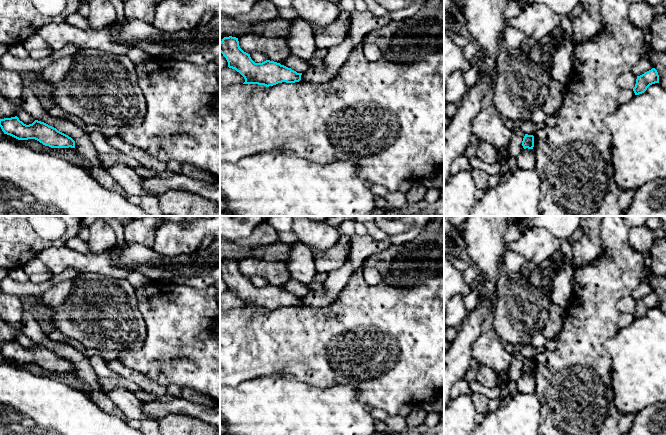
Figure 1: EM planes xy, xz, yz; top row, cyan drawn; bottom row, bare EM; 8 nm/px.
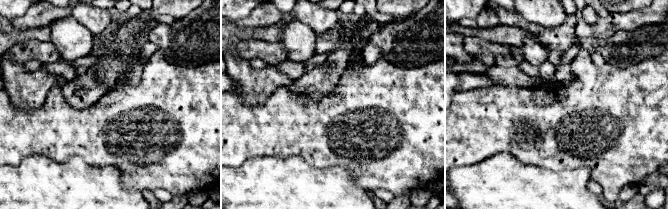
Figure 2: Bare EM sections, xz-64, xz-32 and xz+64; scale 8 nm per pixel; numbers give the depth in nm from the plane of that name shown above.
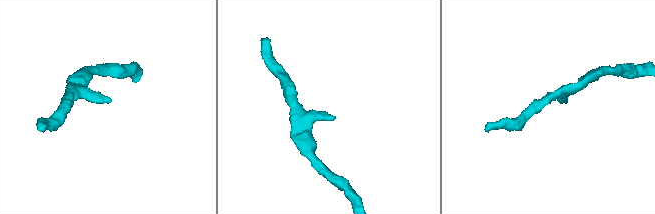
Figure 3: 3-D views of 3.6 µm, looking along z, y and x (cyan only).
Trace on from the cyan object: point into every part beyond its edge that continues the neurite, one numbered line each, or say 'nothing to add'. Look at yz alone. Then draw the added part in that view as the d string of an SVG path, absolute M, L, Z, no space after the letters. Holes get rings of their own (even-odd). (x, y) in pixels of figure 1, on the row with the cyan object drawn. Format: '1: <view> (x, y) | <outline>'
nothing to add

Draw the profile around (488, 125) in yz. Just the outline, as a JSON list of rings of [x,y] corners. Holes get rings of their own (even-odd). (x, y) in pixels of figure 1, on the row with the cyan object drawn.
[[[485,108],[472,121],[472,132],[480,140],[490,143],[497,151],[508,150],[512,130],[504,124],[504,119],[496,112]]]

